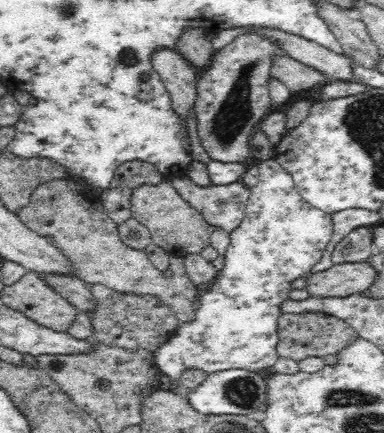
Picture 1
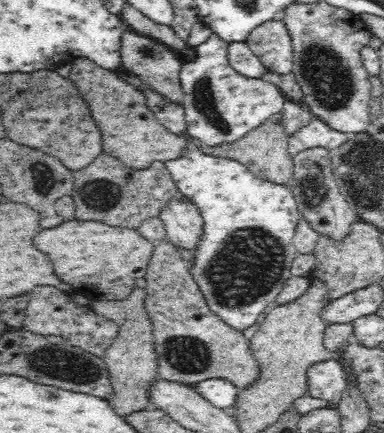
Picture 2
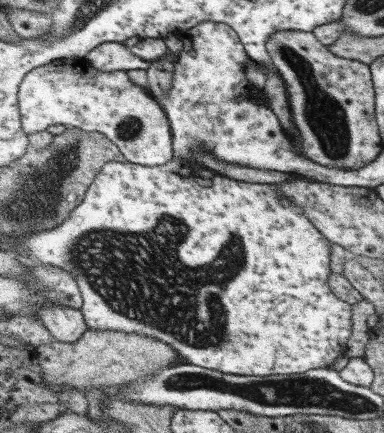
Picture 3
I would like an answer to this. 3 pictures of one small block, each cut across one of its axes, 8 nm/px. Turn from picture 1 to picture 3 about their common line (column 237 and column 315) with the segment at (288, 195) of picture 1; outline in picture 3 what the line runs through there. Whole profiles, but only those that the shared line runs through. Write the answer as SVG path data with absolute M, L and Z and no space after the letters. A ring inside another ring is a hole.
M171 158L169 162L165 162L163 166L141 166L141 164L131 164L131 162L107 162L95 176L93 184L87 188L85 192L85 198L83 202L69 214L69 218L65 222L61 222L55 230L43 230L43 232L37 232L33 236L27 236L23 240L23 250L27 254L23 256L29 256L33 260L39 260L39 264L51 264L51 266L57 266L57 268L63 268L67 272L71 272L79 284L79 290L81 290L81 298L83 298L83 306L79 308L81 314L83 314L83 320L87 324L87 328L97 328L97 330L121 330L121 332L137 332L137 334L145 334L145 336L151 336L151 338L157 338L169 346L173 346L175 352L179 352L179 358L181 362L187 362L187 364L193 364L193 366L201 366L201 368L209 368L209 370L219 370L223 374L237 374L237 376L295 376L299 372L307 372L307 370L321 370L321 368L329 368L329 364L337 358L337 354L341 354L341 344L349 338L349 304L337 300L333 294L329 294L329 286L327 286L327 272L329 272L329 240L319 234L319 230L315 230L315 226L311 226L309 218L297 208L293 206L289 200L283 200L283 198L277 198L277 188L273 184L251 184L251 182L239 182L239 180L231 180L231 178L225 178L225 176L217 176L213 178L213 184L211 186L199 186L195 184L195 170L193 170L193 164L191 162L181 162L179 158Z

